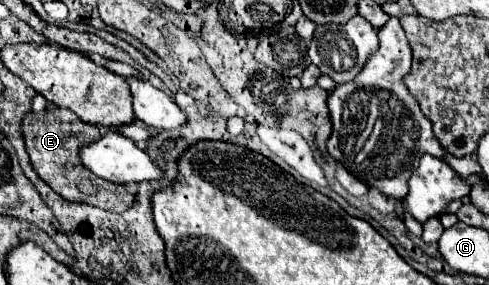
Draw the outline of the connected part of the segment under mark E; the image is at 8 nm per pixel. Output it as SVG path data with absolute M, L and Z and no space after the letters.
M56 107L44 109L40 113L28 113L22 129L26 149L30 153L30 161L36 173L64 199L96 205L112 213L124 213L128 207L132 207L132 203L136 203L136 189L128 189L126 185L114 185L106 179L92 175L92 171L80 167L80 147L84 147L84 143L92 143L92 139L100 139L102 135L96 125L88 125L82 119L78 119L72 111Z

